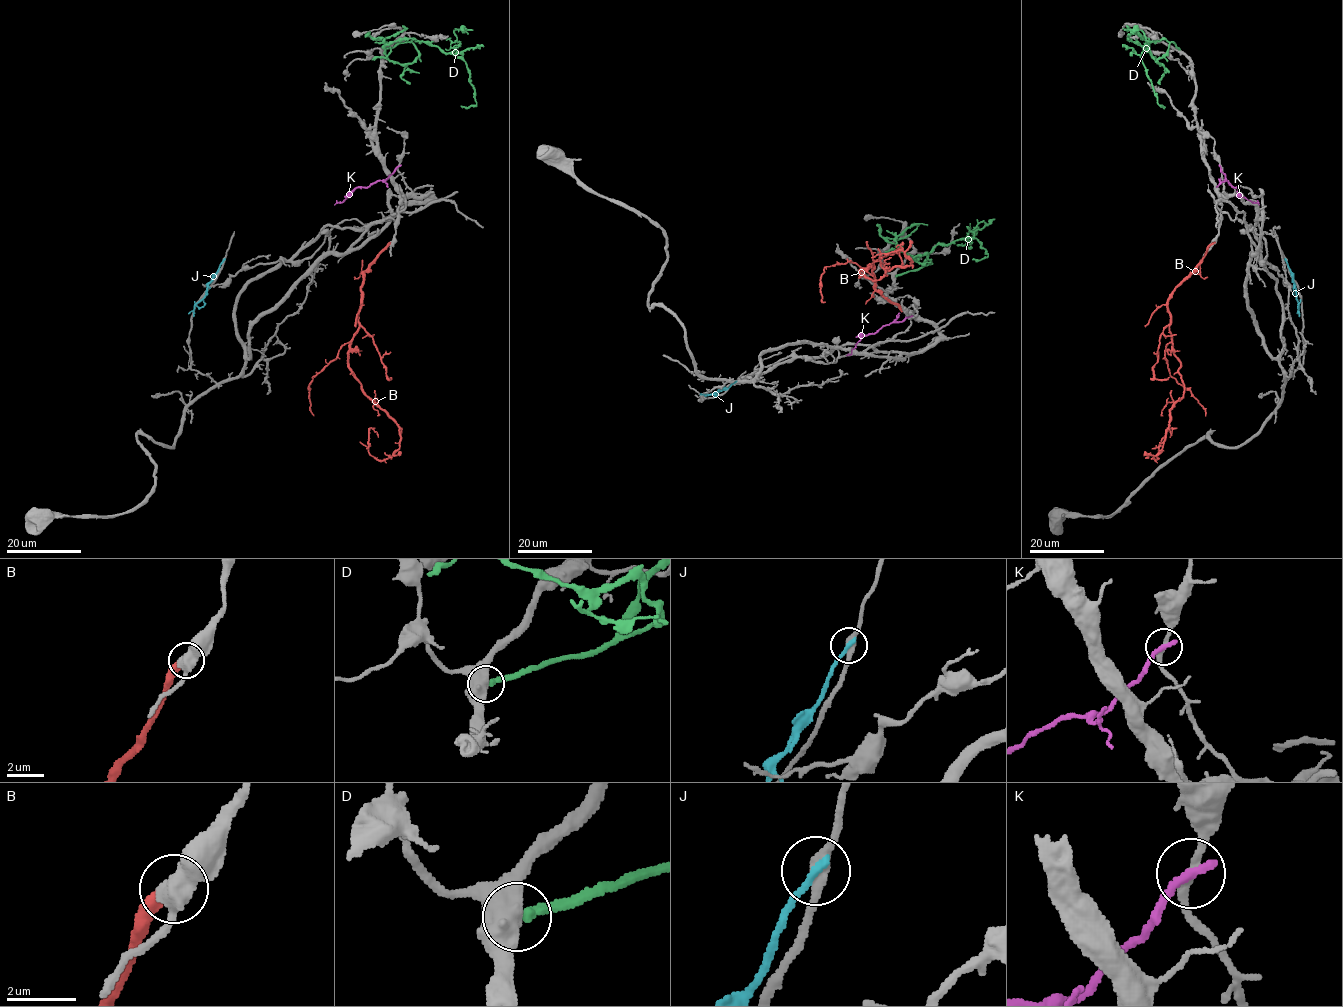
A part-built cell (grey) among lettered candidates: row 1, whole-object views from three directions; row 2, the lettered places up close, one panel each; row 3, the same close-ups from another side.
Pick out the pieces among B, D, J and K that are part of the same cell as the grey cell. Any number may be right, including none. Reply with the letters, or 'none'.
none

